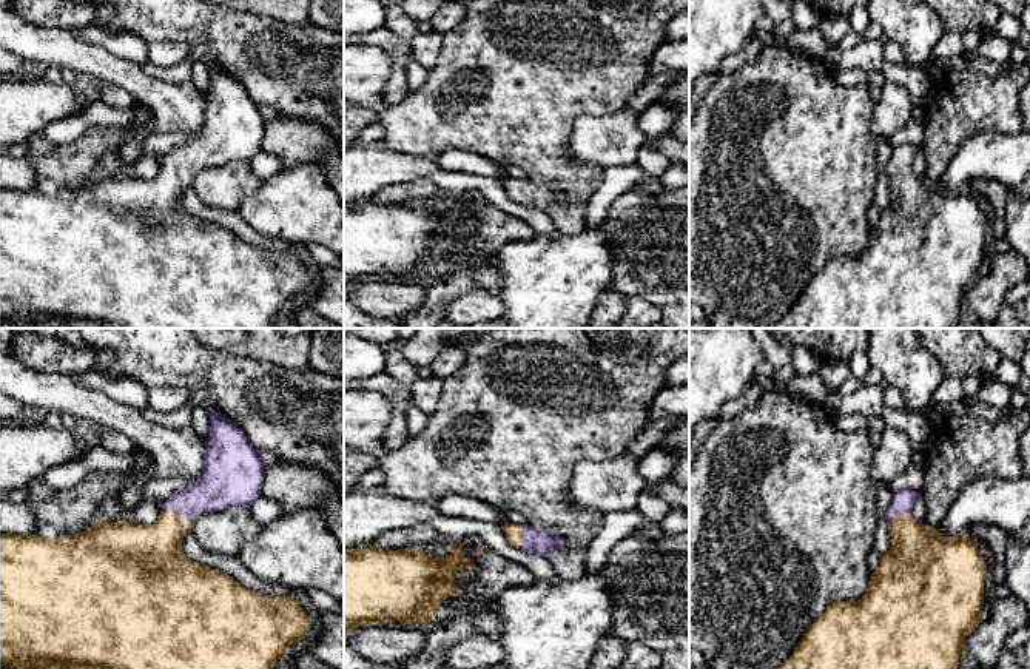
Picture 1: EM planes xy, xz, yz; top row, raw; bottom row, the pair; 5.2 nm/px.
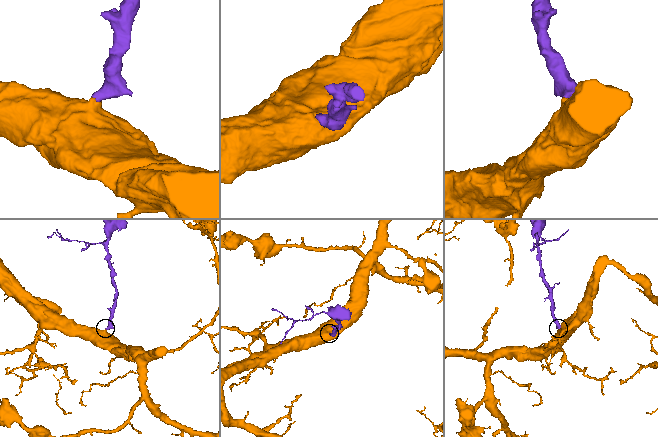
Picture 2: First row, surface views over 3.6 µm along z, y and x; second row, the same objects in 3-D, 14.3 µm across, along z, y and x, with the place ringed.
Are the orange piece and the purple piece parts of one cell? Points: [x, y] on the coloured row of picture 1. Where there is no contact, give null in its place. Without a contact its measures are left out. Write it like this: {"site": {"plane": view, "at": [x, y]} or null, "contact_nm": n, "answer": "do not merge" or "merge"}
{"site": {"plane": "xy", "at": [175, 510]}, "contact_nm": 160, "answer": "merge"}

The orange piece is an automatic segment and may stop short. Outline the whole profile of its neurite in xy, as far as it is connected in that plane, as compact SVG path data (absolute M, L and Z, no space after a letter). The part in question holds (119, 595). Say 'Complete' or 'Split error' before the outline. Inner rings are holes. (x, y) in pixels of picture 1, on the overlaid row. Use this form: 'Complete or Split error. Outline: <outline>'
Split error. Outline: M213 408L210 412L210 433L204 450L200 478L174 492L163 504L153 524L133 521L96 521L93 527L57 538L40 535L0 533L0 666L11 669L273 669L278 658L296 641L305 640L310 632L310 618L291 597L271 597L244 587L233 577L190 560L182 549L183 535L191 530L190 519L197 515L220 512L234 506L250 507L261 495L265 478L265 464L259 450L253 447L245 432L231 419Z

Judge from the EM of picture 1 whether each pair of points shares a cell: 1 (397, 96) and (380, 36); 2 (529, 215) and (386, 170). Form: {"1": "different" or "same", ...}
{"1": "same", "2": "same"}

